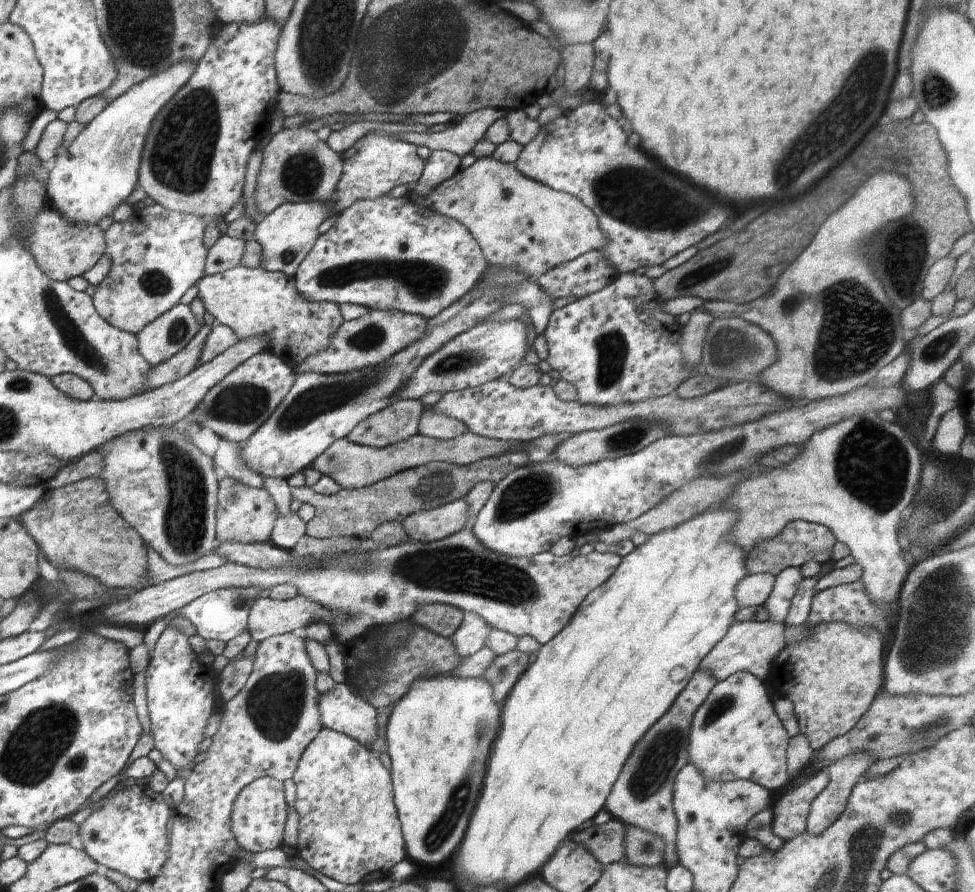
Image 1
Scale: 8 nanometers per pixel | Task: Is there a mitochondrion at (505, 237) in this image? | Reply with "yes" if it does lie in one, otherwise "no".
no

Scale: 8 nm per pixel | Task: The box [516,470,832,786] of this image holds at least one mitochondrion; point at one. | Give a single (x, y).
(727, 702)

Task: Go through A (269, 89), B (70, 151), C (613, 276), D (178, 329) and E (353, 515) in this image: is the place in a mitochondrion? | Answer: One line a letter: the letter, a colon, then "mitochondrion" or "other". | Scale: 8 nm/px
A: other
B: other
C: other
D: mitochondrion
E: other

